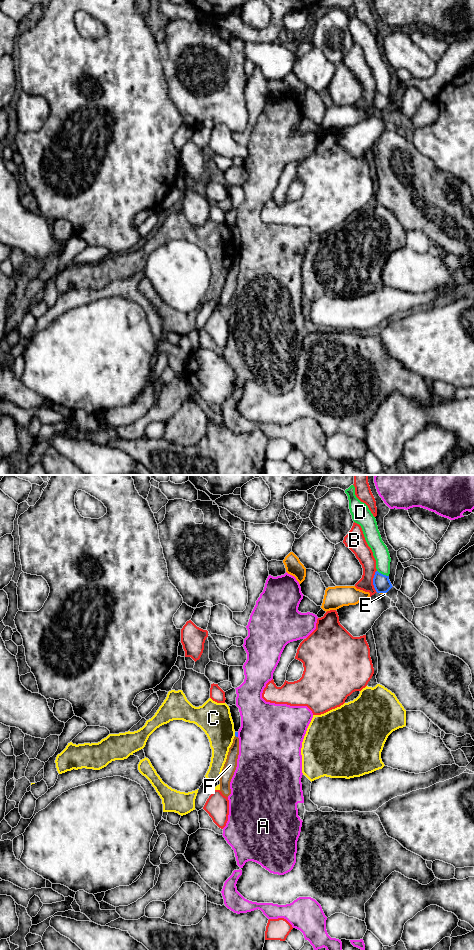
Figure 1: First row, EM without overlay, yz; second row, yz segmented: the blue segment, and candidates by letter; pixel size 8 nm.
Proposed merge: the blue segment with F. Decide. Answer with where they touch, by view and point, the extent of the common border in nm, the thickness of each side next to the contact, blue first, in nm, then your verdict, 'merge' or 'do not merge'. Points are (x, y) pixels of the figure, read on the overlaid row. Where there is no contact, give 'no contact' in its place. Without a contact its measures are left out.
yz (236, 736) | 30 nm | 30/100 nm | do not merge

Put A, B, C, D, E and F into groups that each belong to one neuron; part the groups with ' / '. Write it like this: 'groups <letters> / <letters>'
groups A / B / C / D / E / F

